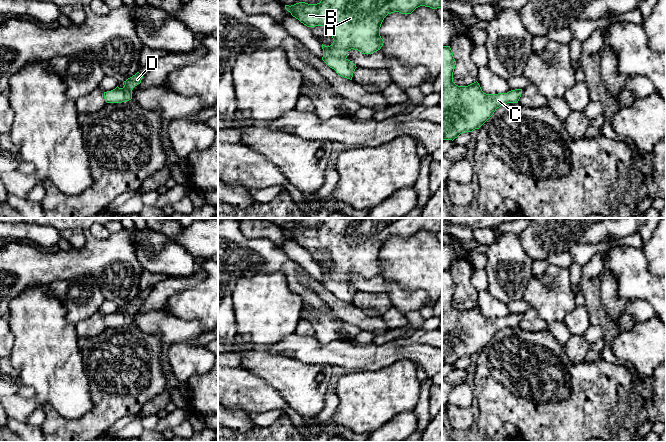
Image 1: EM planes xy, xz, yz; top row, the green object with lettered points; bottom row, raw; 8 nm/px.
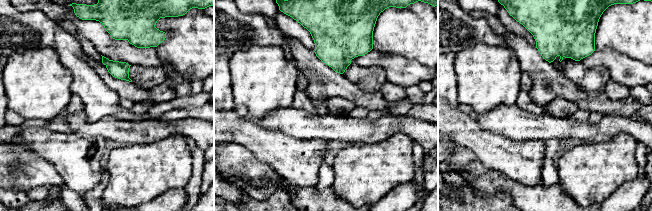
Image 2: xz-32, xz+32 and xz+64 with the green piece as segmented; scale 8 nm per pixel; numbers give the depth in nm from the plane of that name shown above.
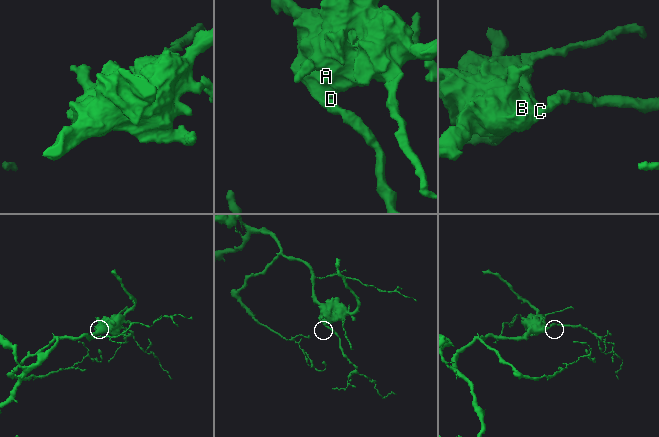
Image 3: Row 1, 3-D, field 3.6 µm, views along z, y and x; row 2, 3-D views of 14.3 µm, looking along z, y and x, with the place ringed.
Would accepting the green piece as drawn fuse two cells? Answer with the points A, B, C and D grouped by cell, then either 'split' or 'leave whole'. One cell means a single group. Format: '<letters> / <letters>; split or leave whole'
A B C D; leave whole

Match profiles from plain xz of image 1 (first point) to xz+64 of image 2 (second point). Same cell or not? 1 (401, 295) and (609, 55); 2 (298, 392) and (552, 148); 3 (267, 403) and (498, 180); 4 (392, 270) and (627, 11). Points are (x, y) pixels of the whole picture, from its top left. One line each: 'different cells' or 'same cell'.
1: same cell
2: different cells
3: different cells
4: same cell

